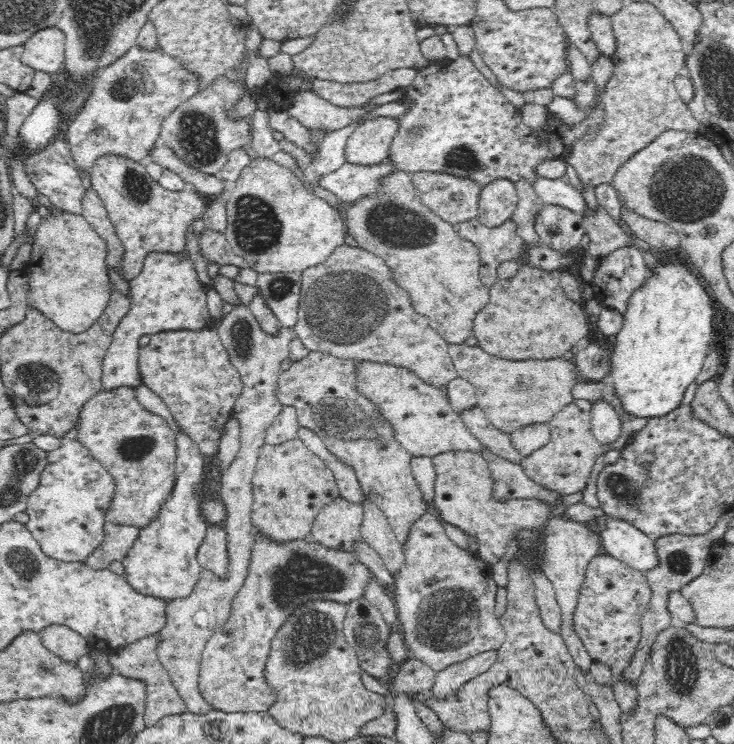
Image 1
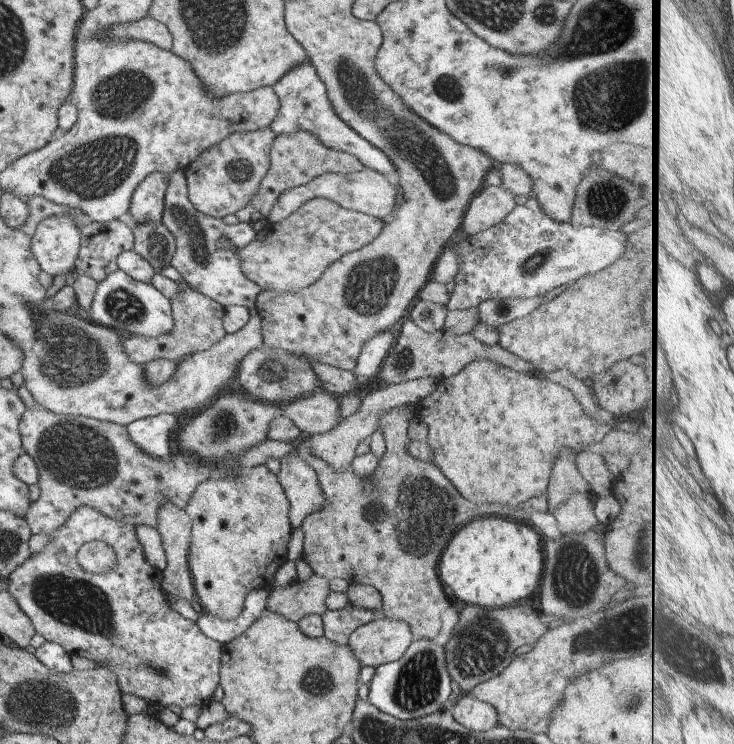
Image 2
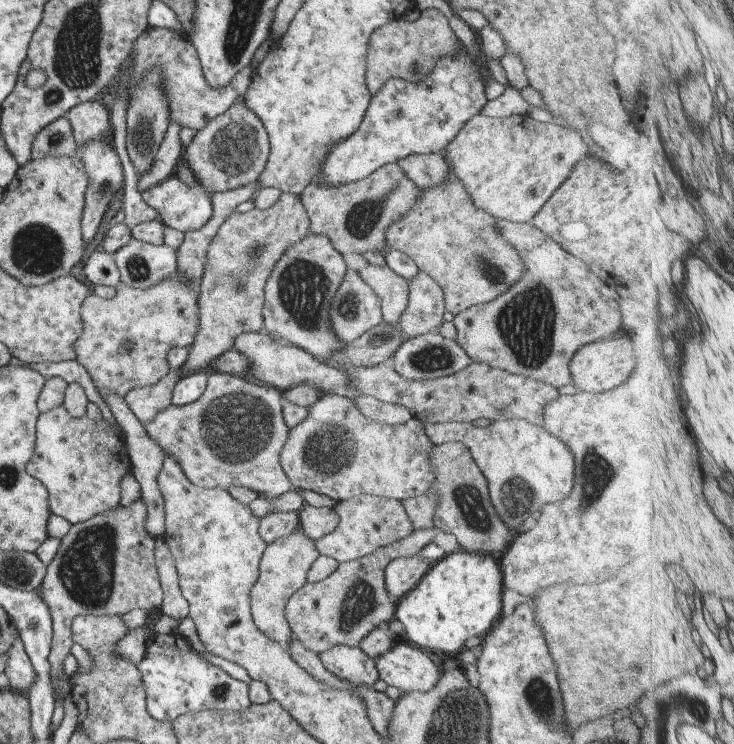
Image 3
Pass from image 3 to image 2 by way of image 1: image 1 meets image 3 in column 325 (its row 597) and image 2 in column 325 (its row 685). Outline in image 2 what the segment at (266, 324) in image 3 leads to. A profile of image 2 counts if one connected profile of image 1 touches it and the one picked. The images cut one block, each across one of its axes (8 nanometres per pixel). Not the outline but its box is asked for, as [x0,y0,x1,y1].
[239,197,384,292]

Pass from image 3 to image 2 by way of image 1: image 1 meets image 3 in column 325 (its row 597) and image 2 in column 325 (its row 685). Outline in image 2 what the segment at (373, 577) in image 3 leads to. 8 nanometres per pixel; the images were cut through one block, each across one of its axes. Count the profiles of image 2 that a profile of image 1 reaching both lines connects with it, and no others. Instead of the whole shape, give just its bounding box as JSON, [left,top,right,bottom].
[321,606,378,646]

